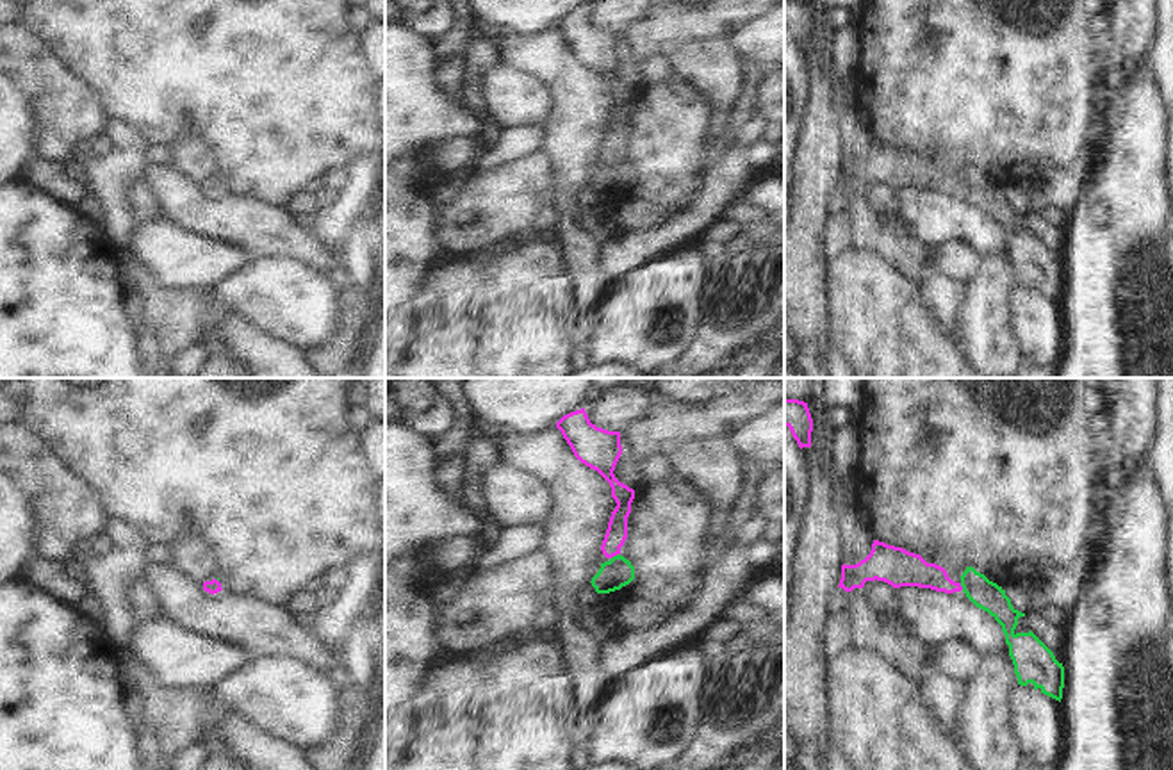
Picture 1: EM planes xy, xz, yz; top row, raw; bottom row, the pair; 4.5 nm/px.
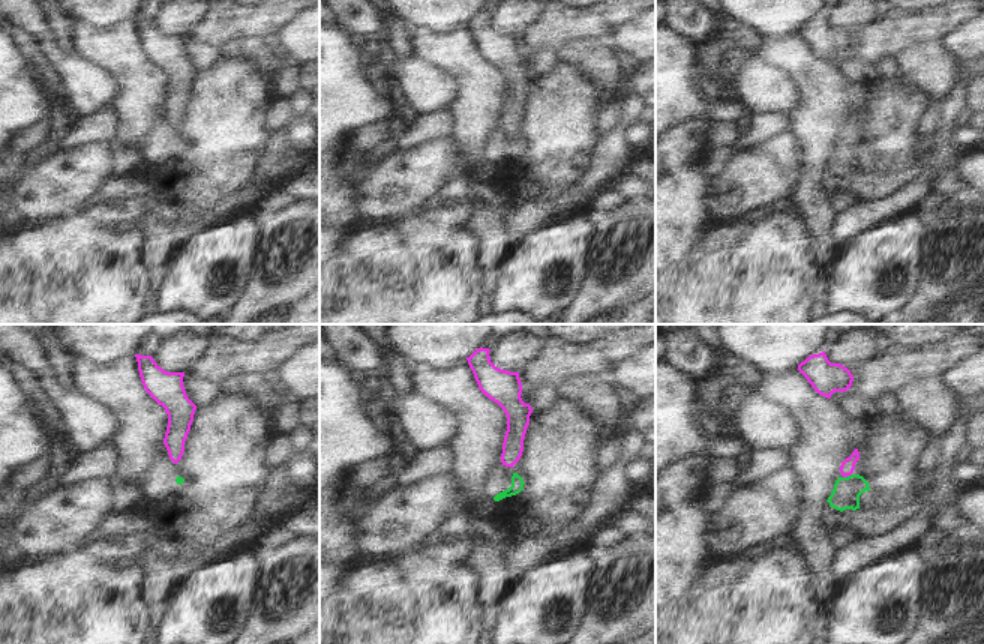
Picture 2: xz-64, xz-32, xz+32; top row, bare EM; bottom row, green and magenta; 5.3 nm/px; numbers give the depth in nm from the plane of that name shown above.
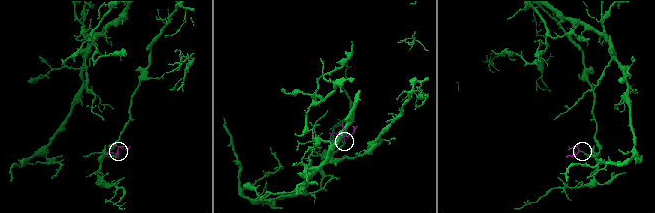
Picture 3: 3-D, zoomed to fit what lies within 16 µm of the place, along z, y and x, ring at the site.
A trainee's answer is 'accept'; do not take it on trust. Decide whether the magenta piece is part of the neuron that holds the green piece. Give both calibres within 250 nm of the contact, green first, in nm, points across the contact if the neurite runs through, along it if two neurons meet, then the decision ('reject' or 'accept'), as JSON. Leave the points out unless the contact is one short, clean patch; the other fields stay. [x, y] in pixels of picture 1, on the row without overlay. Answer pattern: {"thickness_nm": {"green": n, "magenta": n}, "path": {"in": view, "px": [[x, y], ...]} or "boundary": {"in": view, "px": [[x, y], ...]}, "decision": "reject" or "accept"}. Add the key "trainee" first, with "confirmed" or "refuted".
{"trainee": "confirmed", "thickness_nm": {"green": 140, "magenta": 100}, "path": {"in": "xz", "px": [[617, 173], [617, 155], [615, 136]]}, "decision": "accept"}

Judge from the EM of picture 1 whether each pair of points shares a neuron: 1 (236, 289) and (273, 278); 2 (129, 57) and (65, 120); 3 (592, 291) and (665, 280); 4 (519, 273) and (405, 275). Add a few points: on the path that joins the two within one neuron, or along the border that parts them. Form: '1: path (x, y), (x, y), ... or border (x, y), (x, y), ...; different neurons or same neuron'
1: path (245, 289), (264, 287); same neuron
2: border (63, 63), (91, 91), (107, 118); different neurons
3: border (610, 284), (605, 296), (592, 309); different neurons
4: border (434, 268), (403, 303); different neurons

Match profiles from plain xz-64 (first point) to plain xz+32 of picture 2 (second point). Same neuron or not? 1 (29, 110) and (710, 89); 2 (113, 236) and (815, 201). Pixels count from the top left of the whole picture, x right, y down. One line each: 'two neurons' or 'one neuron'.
1: two neurons
2: two neurons

